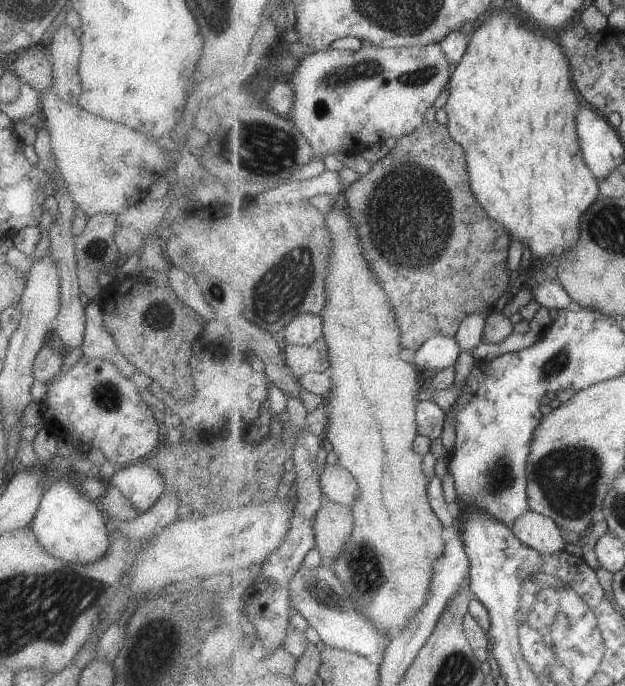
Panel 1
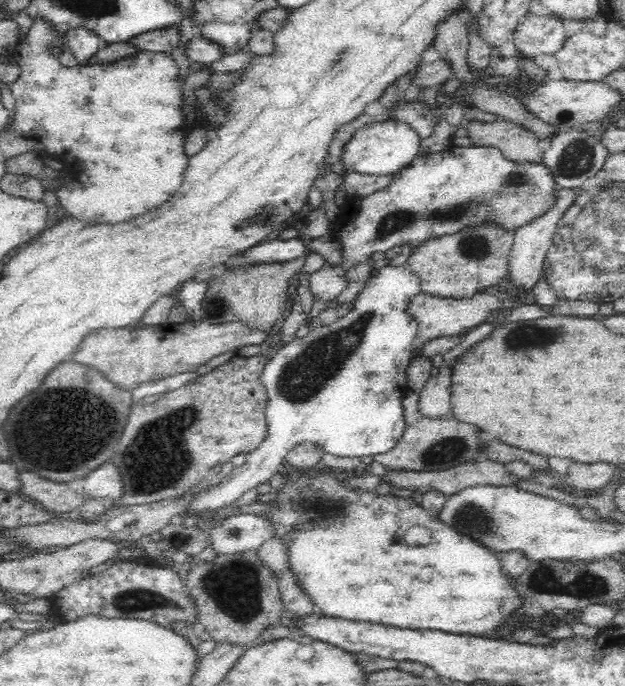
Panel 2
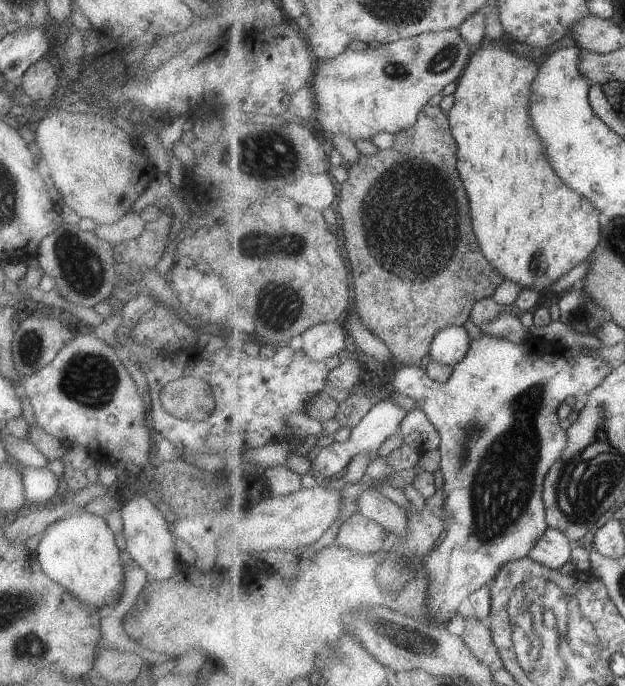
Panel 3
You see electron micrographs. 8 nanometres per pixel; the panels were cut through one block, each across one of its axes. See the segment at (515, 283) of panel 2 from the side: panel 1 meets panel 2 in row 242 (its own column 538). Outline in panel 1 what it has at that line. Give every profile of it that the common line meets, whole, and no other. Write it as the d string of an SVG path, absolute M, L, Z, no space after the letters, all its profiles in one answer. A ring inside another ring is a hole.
M533 509L513 522L511 530L521 542L542 553L553 554L565 548L562 528L550 516Z

